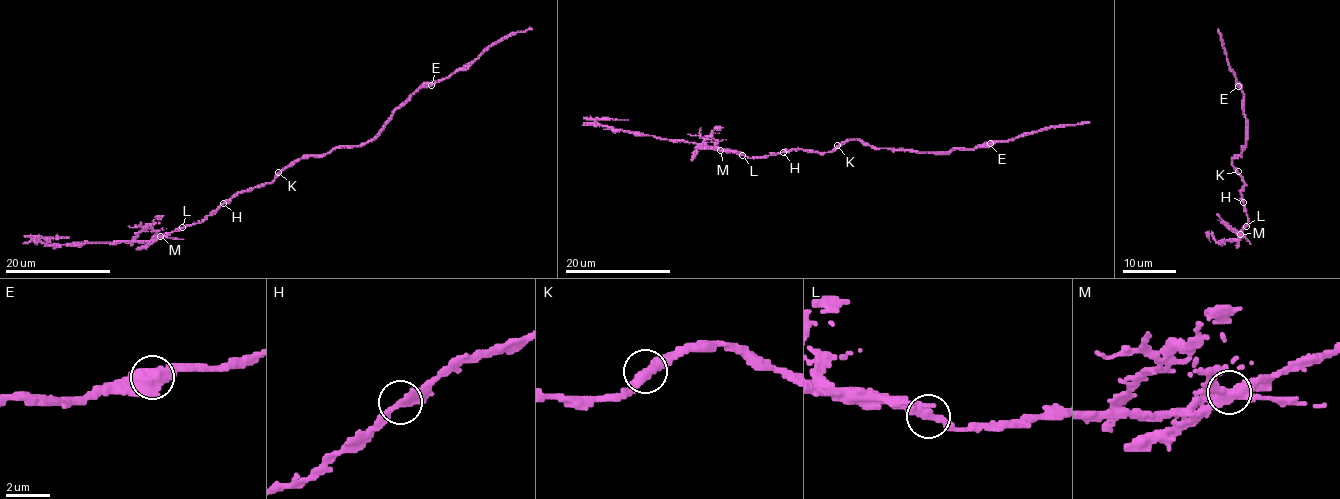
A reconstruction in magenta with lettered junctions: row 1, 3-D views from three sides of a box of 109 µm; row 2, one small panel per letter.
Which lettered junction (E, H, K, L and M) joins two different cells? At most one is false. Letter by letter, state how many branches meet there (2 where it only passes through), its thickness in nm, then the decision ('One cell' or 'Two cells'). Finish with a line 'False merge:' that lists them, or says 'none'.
E: Branches: 2. Thickness 500 nm. One cell
H: Branches: 2. Thickness 360 nm. One cell
K: Branches: 2. Thickness 380 nm. One cell
L: Branches: 2. Thickness 400 nm. One cell
M: Branches: 2. Thickness 550 nm. Two cells
False merge: M

